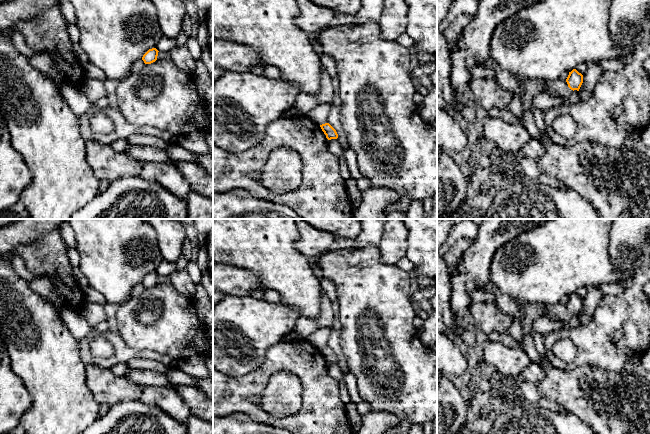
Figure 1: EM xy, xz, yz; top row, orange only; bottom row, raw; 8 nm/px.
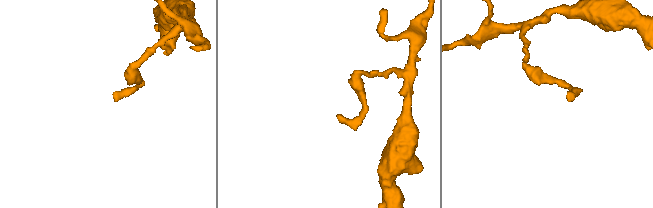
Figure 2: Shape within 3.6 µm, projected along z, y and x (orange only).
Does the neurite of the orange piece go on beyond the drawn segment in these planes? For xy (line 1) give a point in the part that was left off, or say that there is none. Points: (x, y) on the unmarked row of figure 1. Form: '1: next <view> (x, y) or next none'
1: next none

